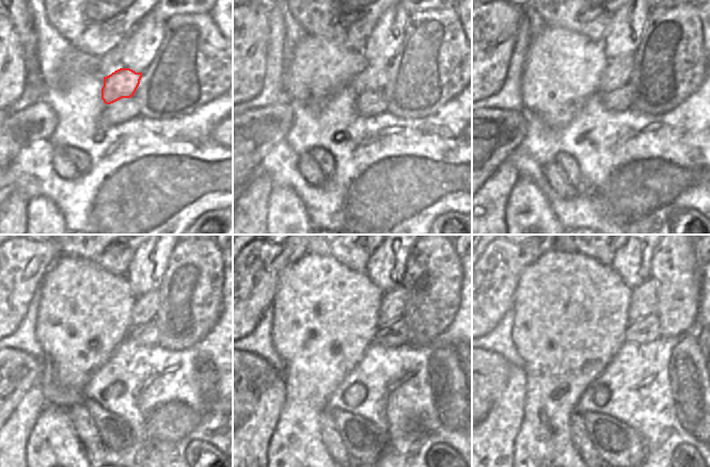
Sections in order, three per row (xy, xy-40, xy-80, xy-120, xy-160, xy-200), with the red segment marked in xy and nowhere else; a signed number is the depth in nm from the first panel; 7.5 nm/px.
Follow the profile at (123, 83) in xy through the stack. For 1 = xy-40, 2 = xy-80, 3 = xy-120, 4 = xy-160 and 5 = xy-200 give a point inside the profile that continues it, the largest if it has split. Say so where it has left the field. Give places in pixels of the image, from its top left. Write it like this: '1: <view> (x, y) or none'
1: xy-40 (374, 77)
2: xy-80 (617, 73)
3: xy-120 (146, 305)
4: xy-160 (393, 305)
5: xy-200 (643, 303)

